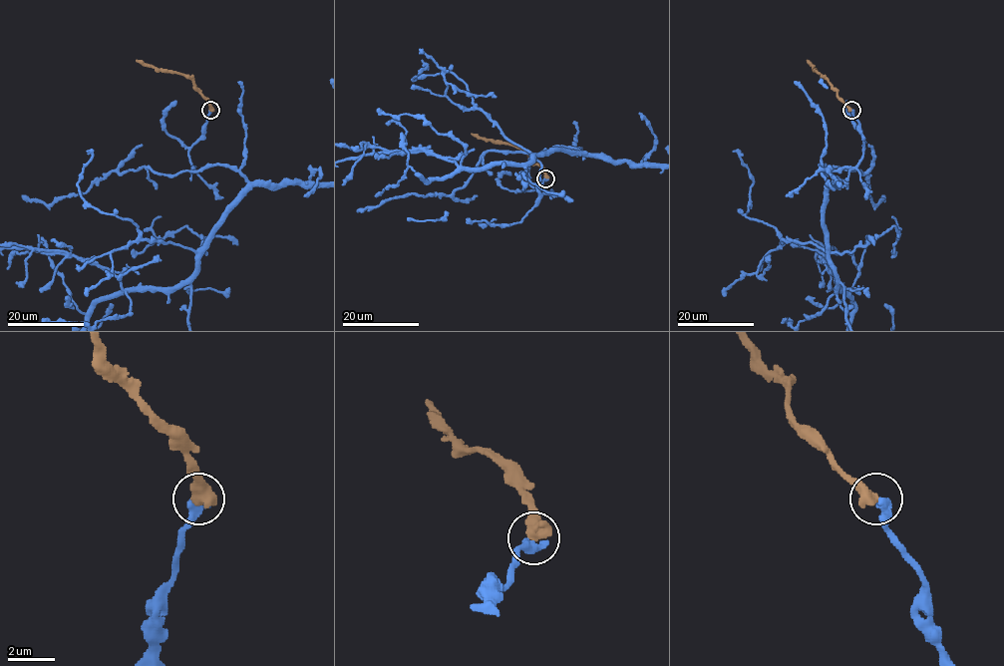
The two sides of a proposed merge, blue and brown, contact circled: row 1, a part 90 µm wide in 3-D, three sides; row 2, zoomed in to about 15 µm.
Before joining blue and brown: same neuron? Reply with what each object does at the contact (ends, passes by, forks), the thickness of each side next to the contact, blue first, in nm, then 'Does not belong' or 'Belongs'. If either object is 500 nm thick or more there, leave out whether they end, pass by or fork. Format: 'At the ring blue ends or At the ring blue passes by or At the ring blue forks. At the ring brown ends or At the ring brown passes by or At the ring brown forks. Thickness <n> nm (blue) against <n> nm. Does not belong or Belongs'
Thickness 440 nm (blue) against 600 nm. Belongs

